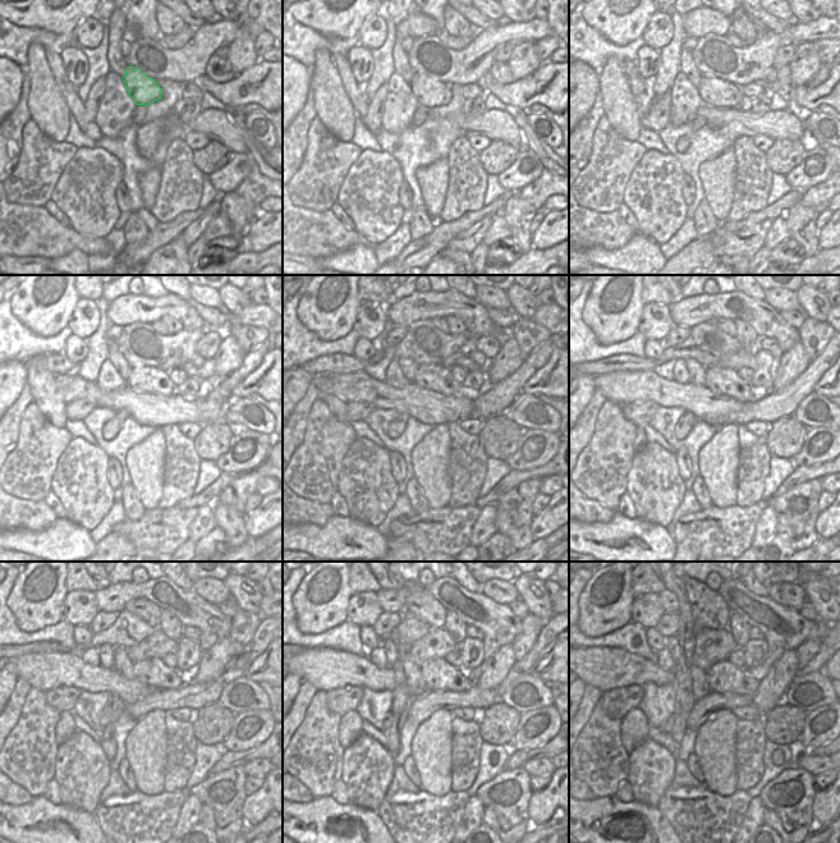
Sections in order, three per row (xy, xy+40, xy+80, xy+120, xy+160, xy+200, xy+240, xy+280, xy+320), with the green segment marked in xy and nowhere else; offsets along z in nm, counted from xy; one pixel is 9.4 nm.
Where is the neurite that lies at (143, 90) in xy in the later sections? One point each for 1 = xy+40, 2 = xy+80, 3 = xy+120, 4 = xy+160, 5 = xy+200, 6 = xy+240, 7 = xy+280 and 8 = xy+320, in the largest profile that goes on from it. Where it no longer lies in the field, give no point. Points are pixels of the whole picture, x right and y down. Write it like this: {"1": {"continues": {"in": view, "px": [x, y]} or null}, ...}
{"1": {"continues": {"in": "xy+40", "px": [430, 92]}}, "2": {"continues": {"in": "xy+80", "px": [716, 92]}}, "3": {"continues": {"in": "xy+120", "px": [148, 379]}}, "4": {"continues": {"in": "xy+160", "px": [435, 378]}}, "5": {"continues": {"in": "xy+200", "px": [726, 381]}}, "6": {"continues": {"in": "xy+240", "px": [152, 672]}}, "7": {"continues": {"in": "xy+280", "px": [437, 674]}}, "8": {"continues": {"in": "xy+320", "px": [724, 677]}}}

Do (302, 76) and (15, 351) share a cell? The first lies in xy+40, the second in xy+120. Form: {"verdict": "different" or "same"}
{"verdict": "different"}

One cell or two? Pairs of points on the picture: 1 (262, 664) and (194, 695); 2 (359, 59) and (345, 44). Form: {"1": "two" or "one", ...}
{"1": "two", "2": "two"}

